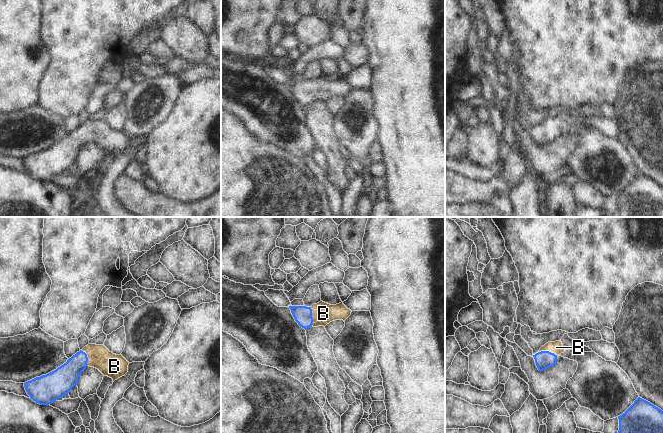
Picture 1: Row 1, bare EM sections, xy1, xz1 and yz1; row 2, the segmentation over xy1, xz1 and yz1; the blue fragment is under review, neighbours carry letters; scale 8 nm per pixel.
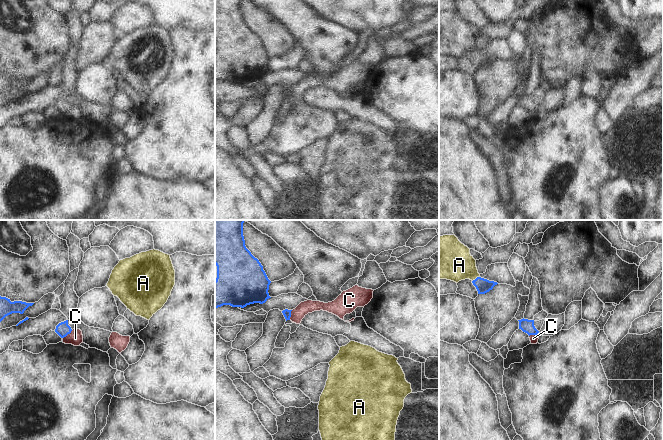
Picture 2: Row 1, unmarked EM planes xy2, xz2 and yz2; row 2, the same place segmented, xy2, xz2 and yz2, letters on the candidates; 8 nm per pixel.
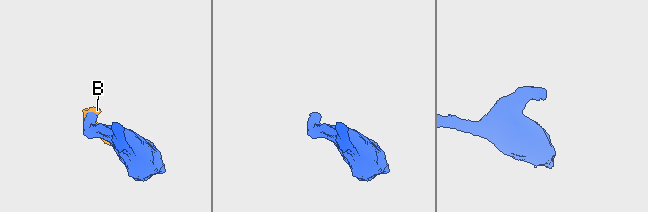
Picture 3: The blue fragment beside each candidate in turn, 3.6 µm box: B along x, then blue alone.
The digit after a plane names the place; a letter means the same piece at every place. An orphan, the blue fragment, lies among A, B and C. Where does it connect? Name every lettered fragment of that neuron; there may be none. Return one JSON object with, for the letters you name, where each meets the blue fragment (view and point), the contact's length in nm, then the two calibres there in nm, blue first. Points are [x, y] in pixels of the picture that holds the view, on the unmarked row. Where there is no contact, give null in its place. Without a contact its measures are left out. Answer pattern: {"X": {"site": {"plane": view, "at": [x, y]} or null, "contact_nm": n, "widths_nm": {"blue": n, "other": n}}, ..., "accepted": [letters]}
{"B": {"site": {"plane": "xz1", "at": [311, 92]}, "contact_nm": 150, "widths_nm": {"blue": 140, "other": 180}}, "accepted": ["B"]}

